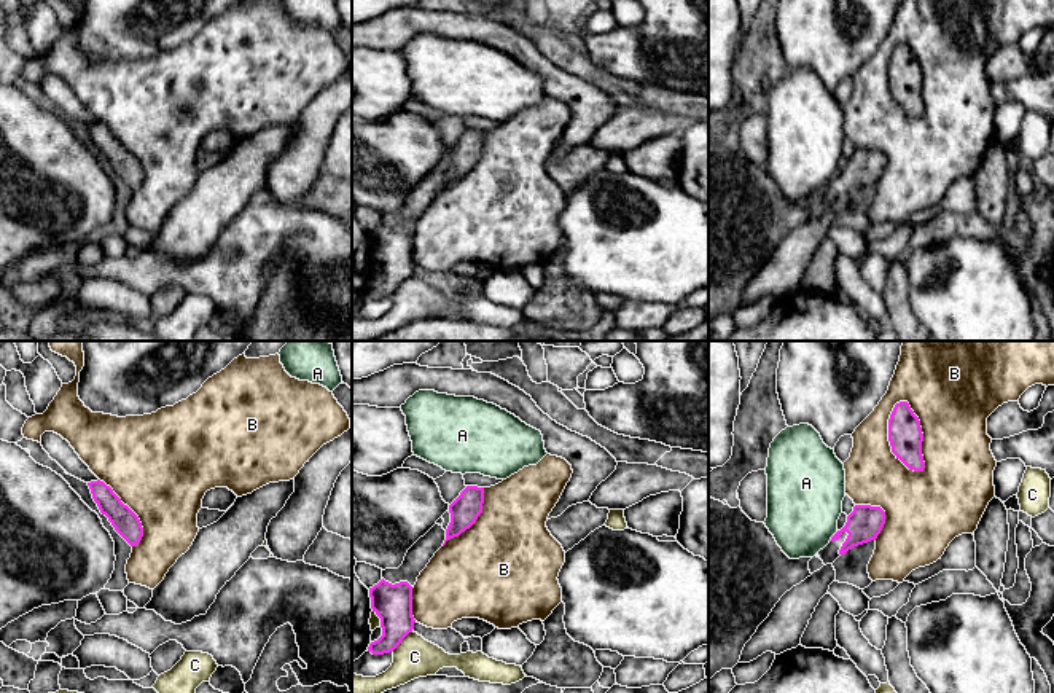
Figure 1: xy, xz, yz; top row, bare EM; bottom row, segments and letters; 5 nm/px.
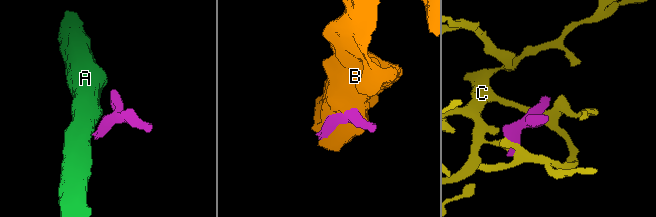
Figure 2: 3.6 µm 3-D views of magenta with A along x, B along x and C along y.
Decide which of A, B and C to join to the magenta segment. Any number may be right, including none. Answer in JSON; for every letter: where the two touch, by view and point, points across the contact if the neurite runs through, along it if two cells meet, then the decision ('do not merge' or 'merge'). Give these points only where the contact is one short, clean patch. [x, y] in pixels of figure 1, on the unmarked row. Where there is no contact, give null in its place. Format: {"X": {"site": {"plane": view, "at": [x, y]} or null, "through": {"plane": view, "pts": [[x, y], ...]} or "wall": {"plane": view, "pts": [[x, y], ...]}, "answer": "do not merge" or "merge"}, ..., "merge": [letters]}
{"A": {"site": {"plane": "yz", "at": [833, 179]}, "wall": {"plane": "yz", "pts": [[838, 174], [828, 184]]}, "answer": "do not merge"}, "B": {"site": {"plane": "yz", "at": [922, 77]}, "answer": "do not merge"}, "C": {"site": {"plane": "xz", "at": [402, 282]}, "wall": {"plane": "xz", "pts": [[413, 274], [392, 293]]}, "answer": "do not merge"}, "merge": []}

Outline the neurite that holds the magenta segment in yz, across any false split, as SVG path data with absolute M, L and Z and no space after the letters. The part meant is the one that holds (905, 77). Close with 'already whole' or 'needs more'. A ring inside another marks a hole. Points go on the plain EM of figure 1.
M908 45L895 48L888 62L888 84L892 96L909 113L923 115L925 105L922 99L923 76L919 61L914 57Z | already whole

